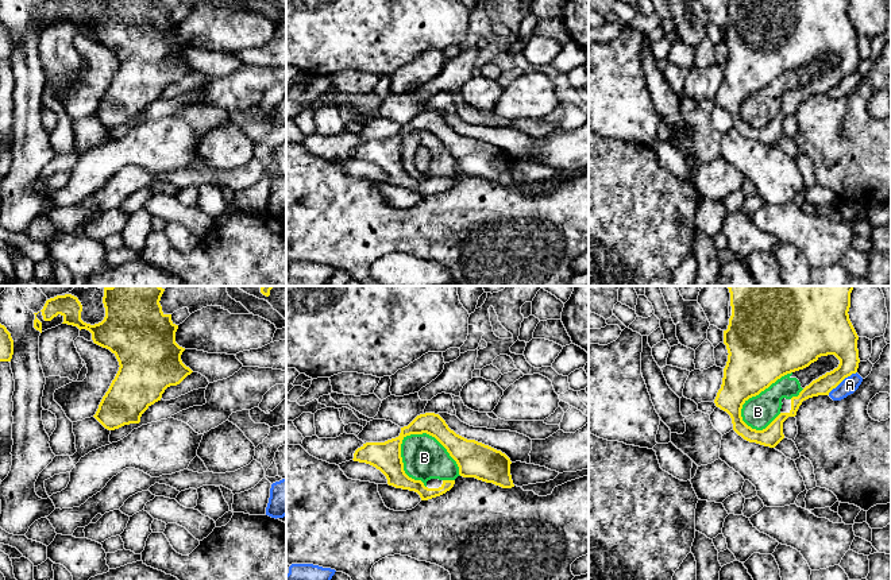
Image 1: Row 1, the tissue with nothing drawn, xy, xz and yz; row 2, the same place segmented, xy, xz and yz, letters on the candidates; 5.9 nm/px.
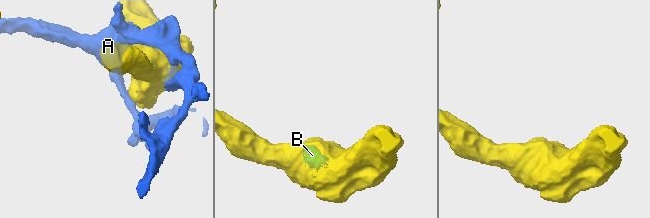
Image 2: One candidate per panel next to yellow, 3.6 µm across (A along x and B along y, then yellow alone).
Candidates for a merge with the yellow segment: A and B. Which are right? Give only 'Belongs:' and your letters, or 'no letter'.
Belongs: no letter

